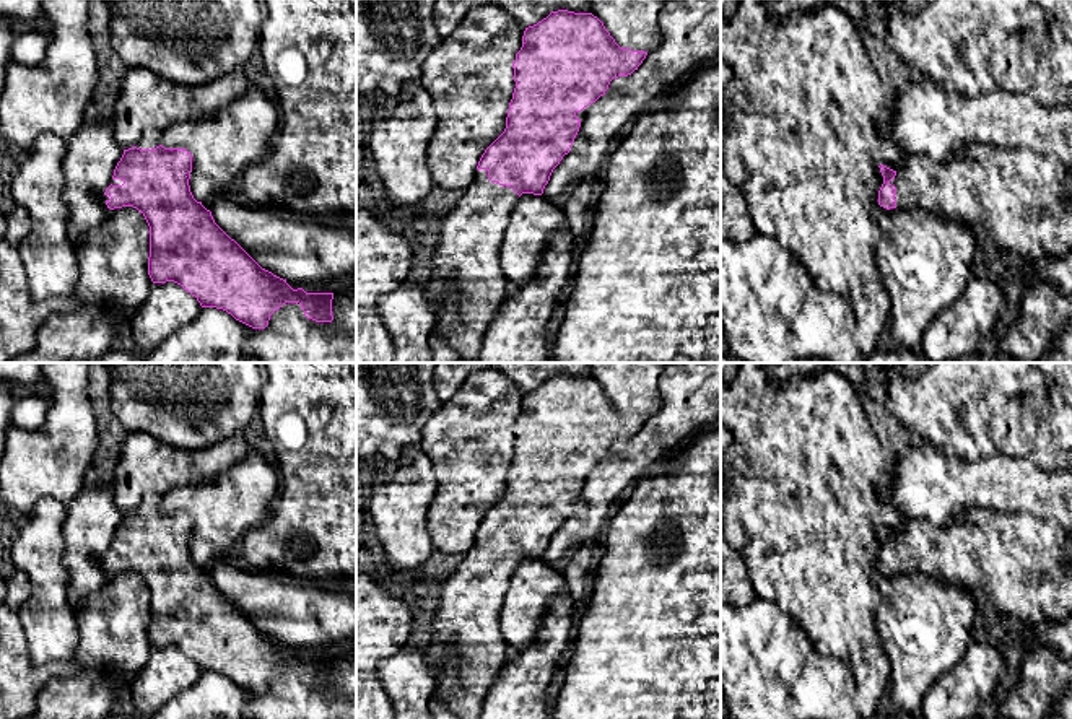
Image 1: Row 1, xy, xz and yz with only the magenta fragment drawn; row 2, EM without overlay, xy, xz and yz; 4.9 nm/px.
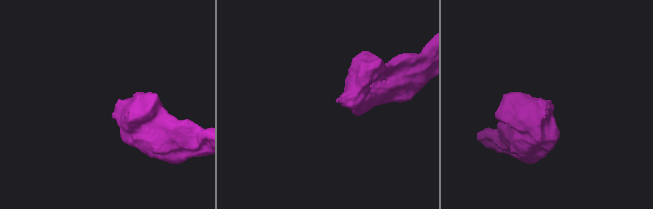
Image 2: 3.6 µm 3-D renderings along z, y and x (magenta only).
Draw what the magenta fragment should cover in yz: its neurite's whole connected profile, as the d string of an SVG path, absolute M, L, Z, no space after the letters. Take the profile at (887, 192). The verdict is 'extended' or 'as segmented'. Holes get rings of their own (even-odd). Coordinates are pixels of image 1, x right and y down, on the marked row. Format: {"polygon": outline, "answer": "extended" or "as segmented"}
{"polygon": "M971 143L945 161L904 153L898 171L878 168L883 176L878 205L887 210L919 208L940 218L981 224L996 249L1015 252L1023 260L1062 257L1072 251L1072 171L1059 161L1031 151Z", "answer": "extended"}

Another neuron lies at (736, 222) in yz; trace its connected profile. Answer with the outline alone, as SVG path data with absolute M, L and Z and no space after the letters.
M721 159L721 237L743 242L756 234L752 215L742 194L724 172Z

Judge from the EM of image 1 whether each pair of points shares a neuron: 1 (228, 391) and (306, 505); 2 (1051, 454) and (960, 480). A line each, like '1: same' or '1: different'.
1: different
2: different

